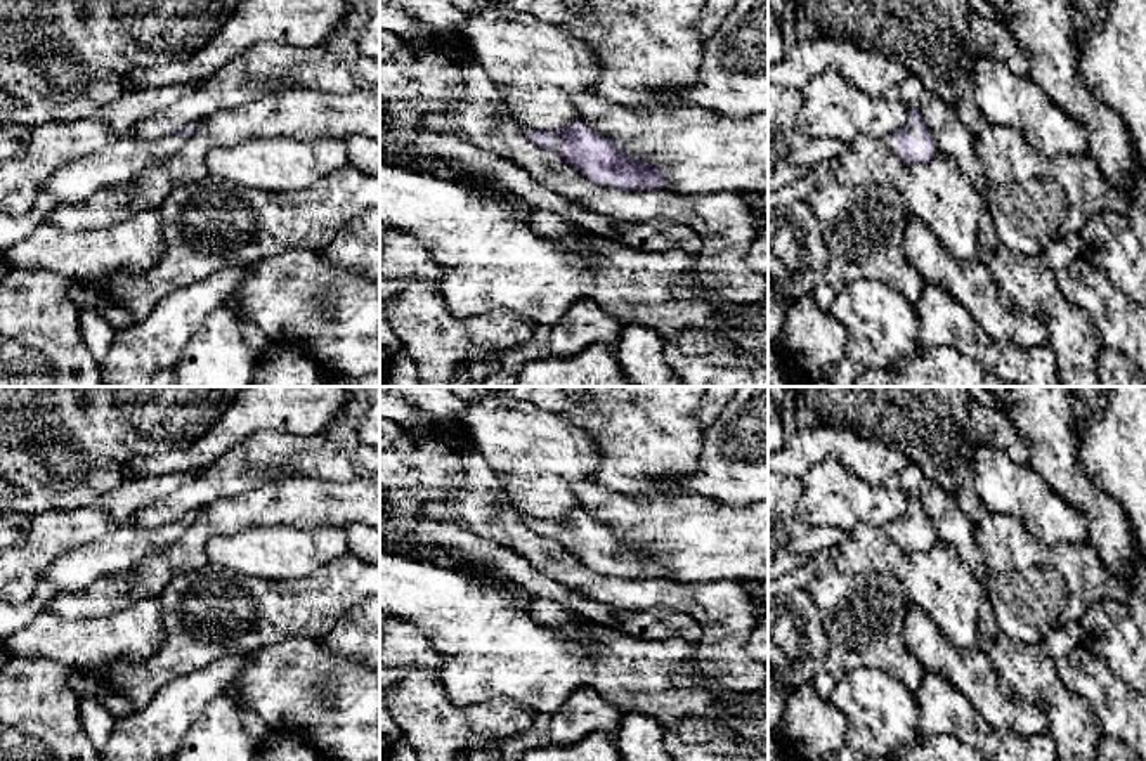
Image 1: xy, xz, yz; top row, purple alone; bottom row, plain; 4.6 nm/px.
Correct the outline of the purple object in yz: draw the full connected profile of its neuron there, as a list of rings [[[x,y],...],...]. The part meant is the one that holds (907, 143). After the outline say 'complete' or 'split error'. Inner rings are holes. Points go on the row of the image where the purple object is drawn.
[[[915,107],[905,127],[886,137],[886,142],[905,163],[928,163],[938,153],[933,133]]]; split error

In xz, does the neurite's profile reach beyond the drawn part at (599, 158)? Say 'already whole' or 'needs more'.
needs more

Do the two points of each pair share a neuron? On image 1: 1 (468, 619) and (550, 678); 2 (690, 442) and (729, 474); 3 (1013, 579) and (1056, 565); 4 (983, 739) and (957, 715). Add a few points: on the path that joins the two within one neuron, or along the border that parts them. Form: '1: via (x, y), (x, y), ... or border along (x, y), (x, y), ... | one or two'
1: via (489, 640), (501, 652), (529, 663) | one
2: border along (706, 430), (699, 465), (685, 477) | two
3: via (1023, 579), (1042, 579), (1046, 576) | one
4: via (976, 732), (964, 721) | one

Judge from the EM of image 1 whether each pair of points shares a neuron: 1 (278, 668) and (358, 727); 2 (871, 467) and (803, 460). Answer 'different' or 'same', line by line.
1: same
2: same

